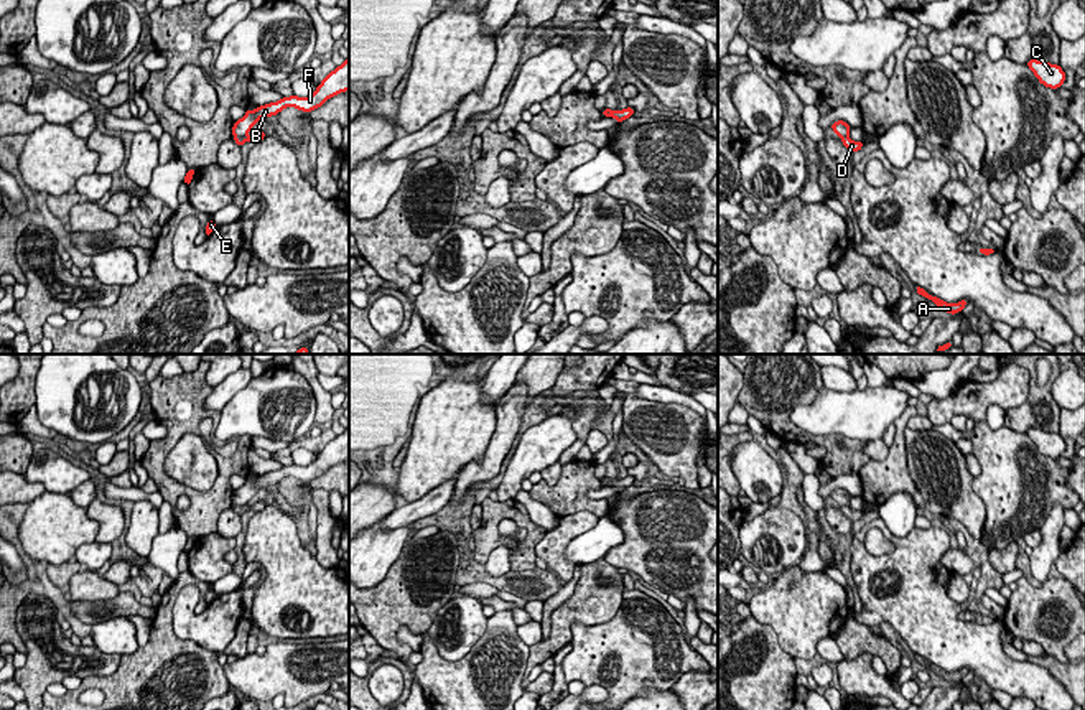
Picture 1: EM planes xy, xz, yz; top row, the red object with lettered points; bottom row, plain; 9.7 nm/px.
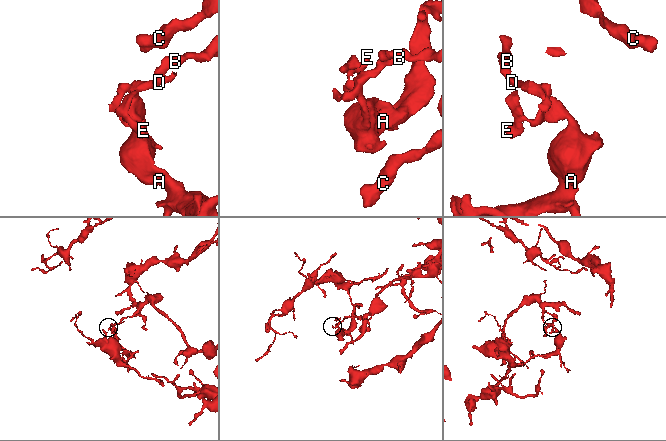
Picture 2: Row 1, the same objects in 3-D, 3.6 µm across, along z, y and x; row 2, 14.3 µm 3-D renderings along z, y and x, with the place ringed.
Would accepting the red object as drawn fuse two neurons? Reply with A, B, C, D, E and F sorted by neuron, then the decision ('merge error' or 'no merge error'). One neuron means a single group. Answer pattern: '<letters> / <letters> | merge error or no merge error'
A D E / B C F | merge error

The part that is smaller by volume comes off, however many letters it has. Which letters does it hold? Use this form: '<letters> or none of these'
A, D, E

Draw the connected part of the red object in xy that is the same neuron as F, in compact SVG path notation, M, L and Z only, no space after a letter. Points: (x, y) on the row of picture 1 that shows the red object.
M349 58L331 71L308 97L290 96L282 97L277 102L258 105L255 110L245 109L245 115L232 125L232 137L245 137L260 119L278 115L290 105L310 114L324 105L328 99L346 91L349 91Z

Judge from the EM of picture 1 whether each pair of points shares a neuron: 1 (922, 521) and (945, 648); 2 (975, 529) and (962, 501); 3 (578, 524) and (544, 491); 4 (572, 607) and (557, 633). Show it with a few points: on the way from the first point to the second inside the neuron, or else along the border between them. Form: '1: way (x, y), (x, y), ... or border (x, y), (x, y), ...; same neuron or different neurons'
1: border (931, 524), (927, 527), (916, 527); different neurons
2: way (975, 523), (967, 508); same neuron
3: border (598, 516), (588, 511), (575, 511), (560, 519); different neurons
4: way (568, 613), (560, 626); same neuron

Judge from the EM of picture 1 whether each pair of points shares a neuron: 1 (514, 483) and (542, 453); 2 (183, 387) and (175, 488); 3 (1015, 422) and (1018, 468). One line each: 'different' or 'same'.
1: same
2: same
3: different

